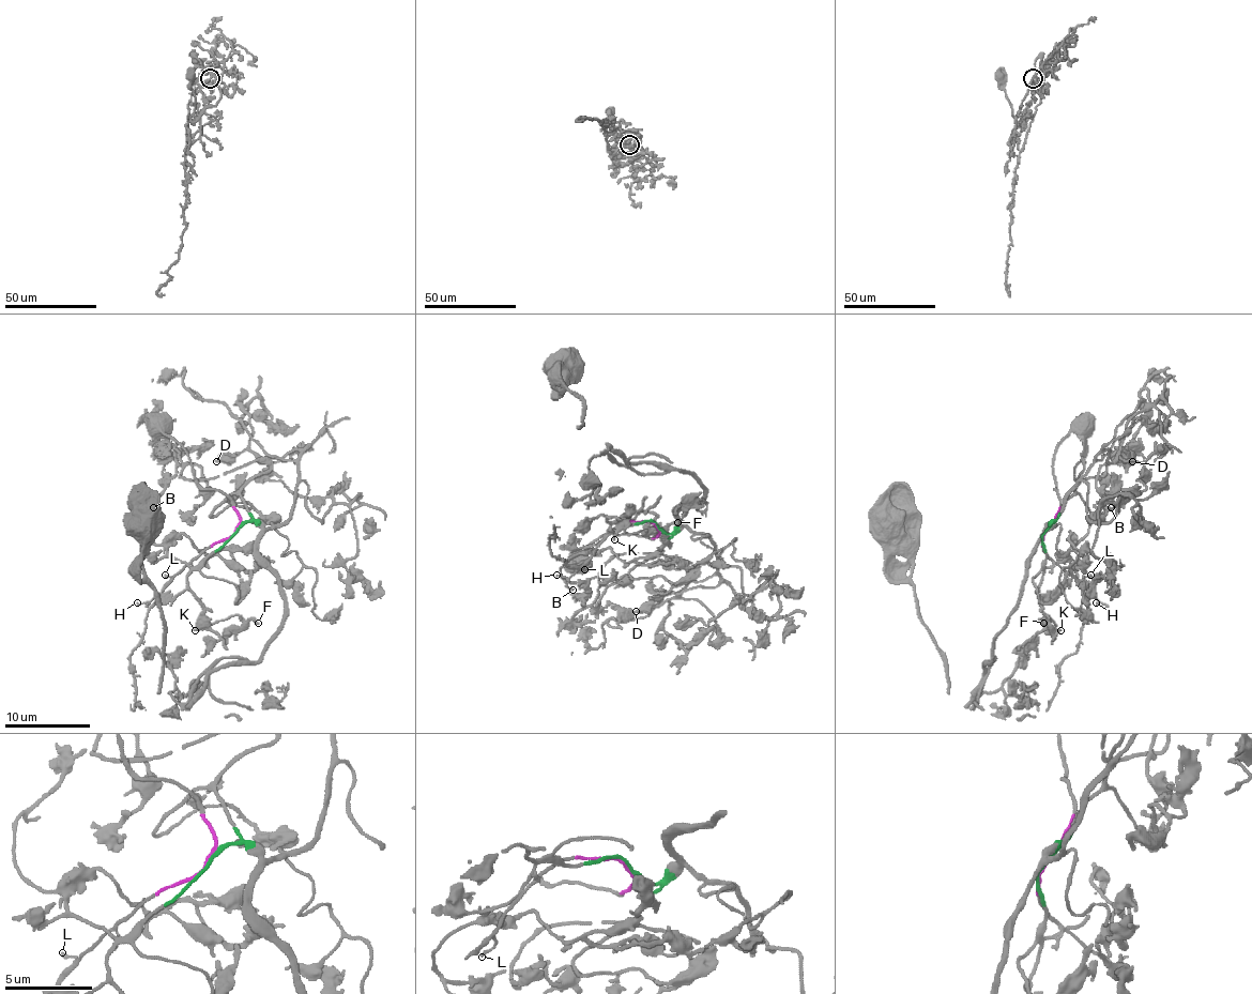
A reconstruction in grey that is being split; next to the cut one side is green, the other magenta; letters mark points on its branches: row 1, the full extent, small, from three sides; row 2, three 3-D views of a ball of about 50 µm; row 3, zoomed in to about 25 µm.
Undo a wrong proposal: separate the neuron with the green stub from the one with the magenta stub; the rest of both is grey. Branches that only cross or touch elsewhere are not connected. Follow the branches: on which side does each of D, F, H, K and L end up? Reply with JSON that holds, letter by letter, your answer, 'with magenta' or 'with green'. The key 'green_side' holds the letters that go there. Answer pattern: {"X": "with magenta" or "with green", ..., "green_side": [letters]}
{"D": "with green", "F": "with green", "H": "with magenta", "K": "with green", "L": "with magenta", "green_side": ["D", "F", "K"]}

